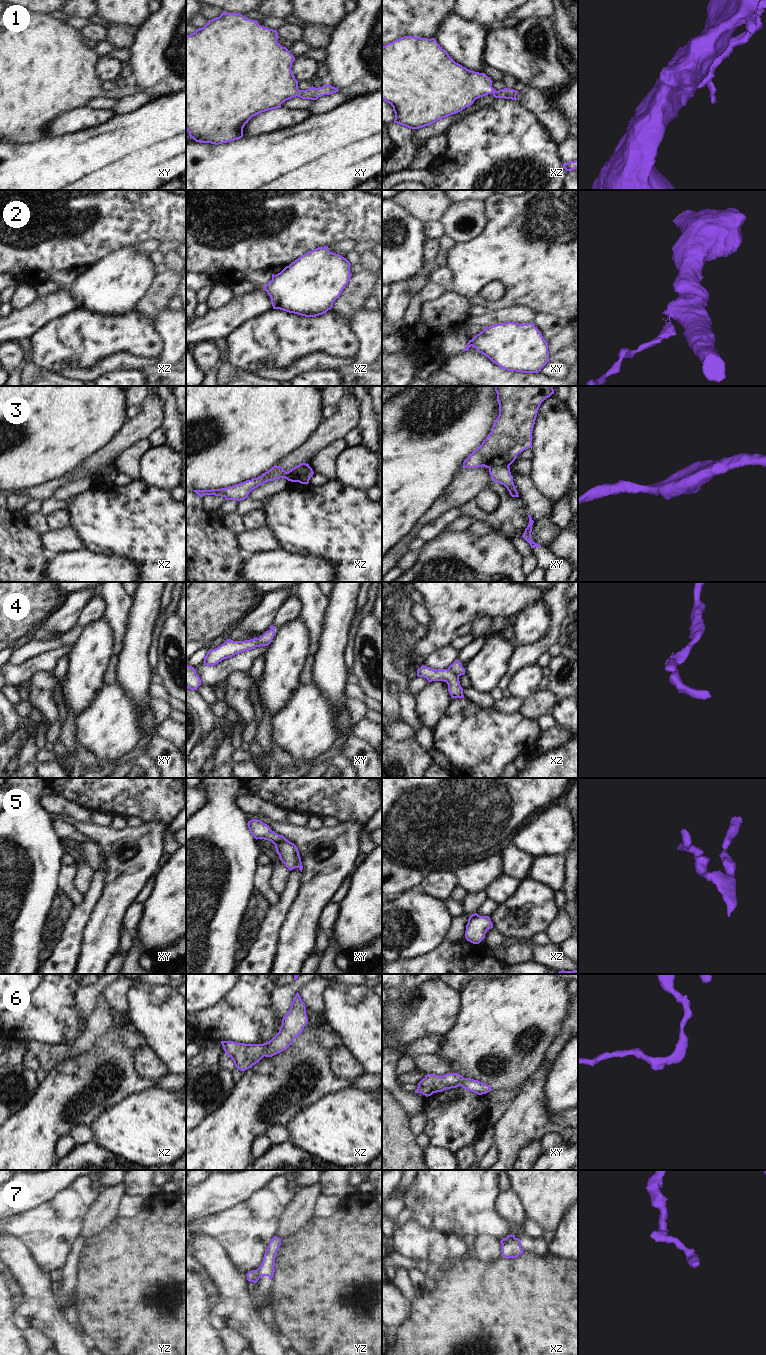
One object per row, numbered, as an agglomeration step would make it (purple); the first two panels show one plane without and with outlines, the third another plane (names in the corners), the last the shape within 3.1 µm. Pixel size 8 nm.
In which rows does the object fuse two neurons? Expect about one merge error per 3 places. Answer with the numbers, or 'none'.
2, 3, 5, 7

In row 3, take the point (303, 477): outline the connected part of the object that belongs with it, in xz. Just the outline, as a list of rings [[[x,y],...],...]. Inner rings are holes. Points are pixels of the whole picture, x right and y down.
[[[307,465],[303,471],[297,471],[294,473],[294,476],[297,479],[297,482],[301,484],[308,484],[310,478],[313,476],[314,472]]]

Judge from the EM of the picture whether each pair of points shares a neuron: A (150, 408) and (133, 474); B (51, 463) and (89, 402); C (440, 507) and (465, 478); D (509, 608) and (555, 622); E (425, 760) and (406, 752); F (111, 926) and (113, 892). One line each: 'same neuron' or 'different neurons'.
A: different neurons
B: same neuron
C: same neuron
D: different neurons
E: same neuron
F: same neuron

